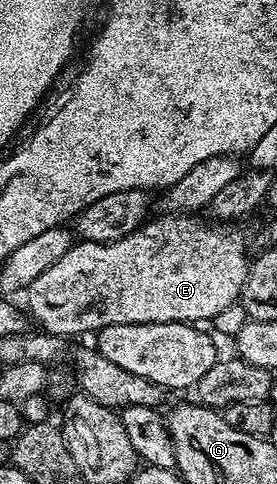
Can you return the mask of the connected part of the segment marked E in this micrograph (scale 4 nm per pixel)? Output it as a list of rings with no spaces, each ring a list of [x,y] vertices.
[[[195,213],[190,214],[164,214],[160,218],[153,217],[144,223],[134,232],[130,232],[128,236],[122,236],[120,240],[113,242],[85,242],[77,241],[69,251],[52,267],[46,269],[42,275],[30,283],[26,289],[28,296],[27,313],[30,315],[31,321],[36,322],[41,331],[45,334],[58,334],[61,336],[69,336],[68,334],[88,334],[99,332],[104,326],[113,326],[114,324],[146,324],[147,322],[186,322],[189,324],[204,324],[207,320],[214,320],[218,316],[218,312],[237,305],[241,301],[244,285],[248,280],[250,271],[250,257],[244,251],[244,238],[240,234],[227,234],[227,229],[221,228],[219,225],[213,224],[211,221],[203,222],[200,216]]]

